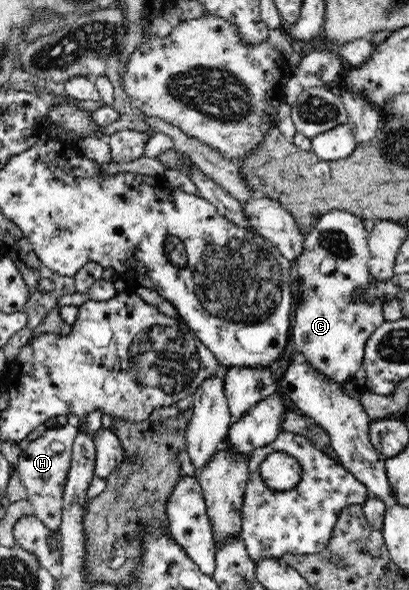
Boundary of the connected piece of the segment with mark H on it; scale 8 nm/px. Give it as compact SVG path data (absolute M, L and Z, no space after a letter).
M69 423L47 429L39 438L28 444L17 464L21 482L27 489L28 500L33 505L34 516L39 518L50 531L57 531L62 521L64 490L77 434L78 428Z

